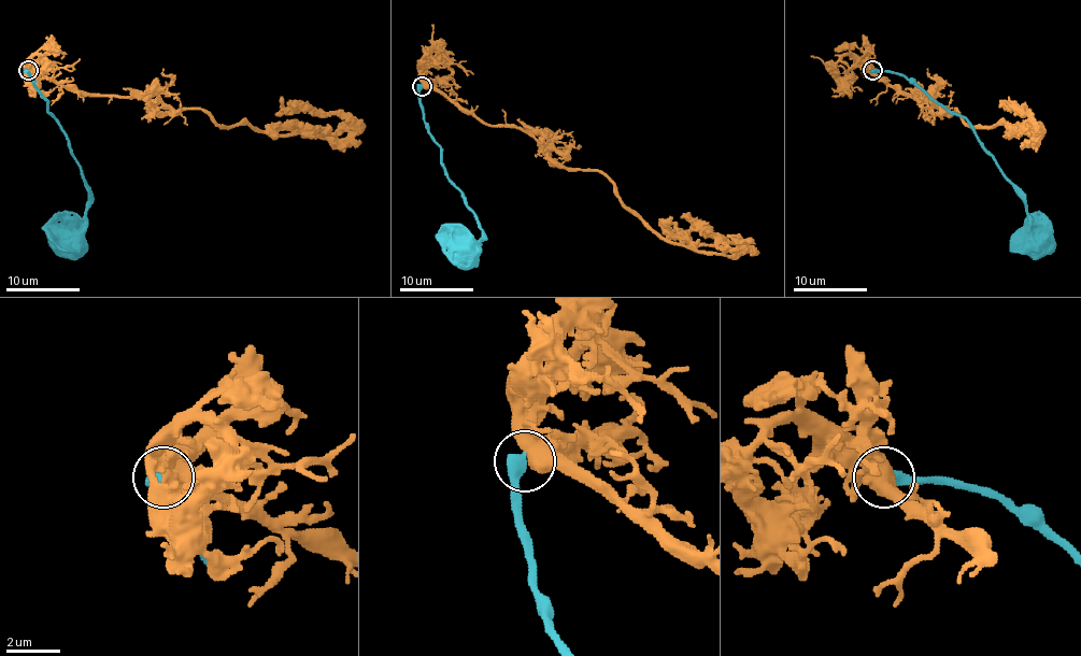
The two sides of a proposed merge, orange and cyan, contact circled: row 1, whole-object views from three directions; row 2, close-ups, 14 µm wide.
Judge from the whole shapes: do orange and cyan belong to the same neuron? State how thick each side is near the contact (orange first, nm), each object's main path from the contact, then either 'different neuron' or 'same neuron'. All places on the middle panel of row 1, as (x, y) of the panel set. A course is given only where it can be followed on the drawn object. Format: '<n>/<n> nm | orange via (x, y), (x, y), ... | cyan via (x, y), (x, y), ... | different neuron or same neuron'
800/500 nm | orange via (422, 86), (486, 124), (522, 127), (560, 164), (599, 170), (671, 241), (743, 248), (674, 222) | cyan via (422, 86), (422, 118), (440, 150), (444, 173), (460, 189), (481, 228), (479, 241), (465, 253) | same neuron

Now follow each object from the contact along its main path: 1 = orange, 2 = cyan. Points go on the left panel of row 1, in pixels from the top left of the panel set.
1: (28, 71), (205, 112), (221, 126), (332, 136), (350, 123), (281, 97)
2: (28, 71), (67, 139), (87, 190), (85, 226), (71, 241)

